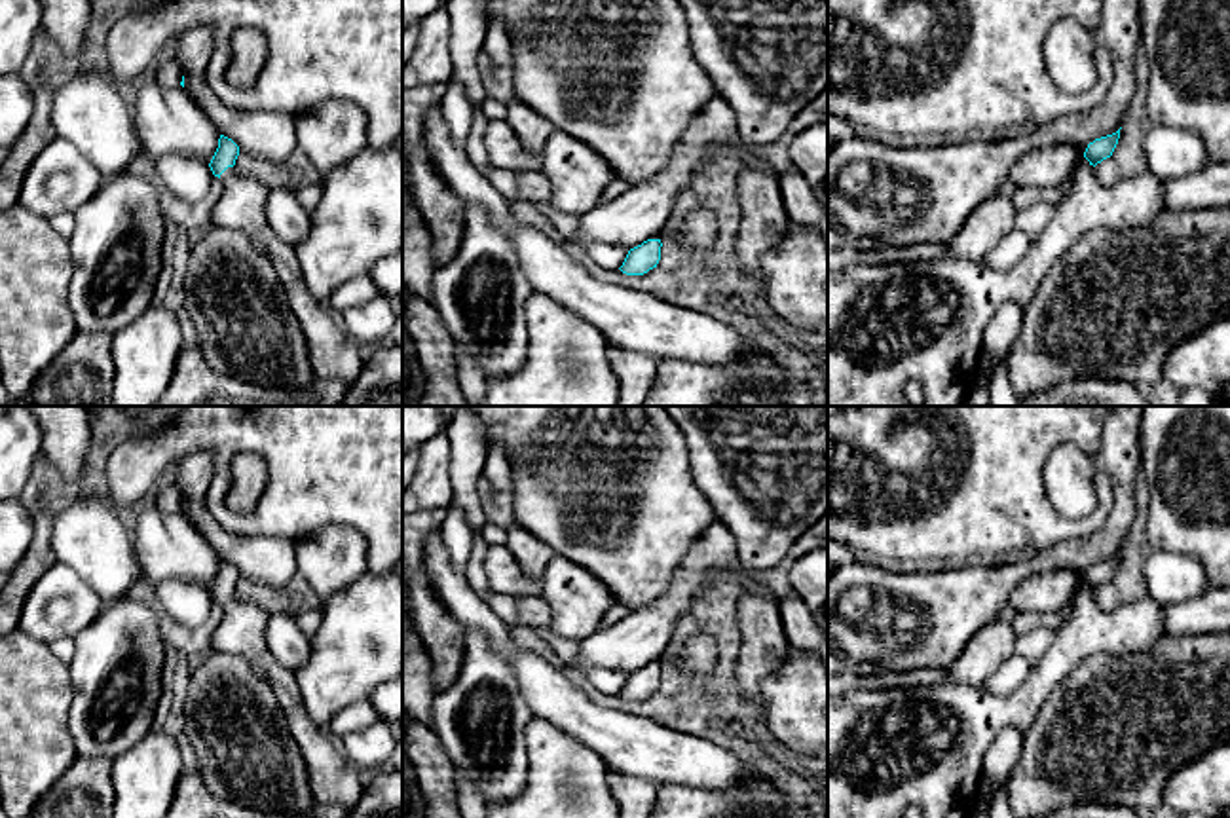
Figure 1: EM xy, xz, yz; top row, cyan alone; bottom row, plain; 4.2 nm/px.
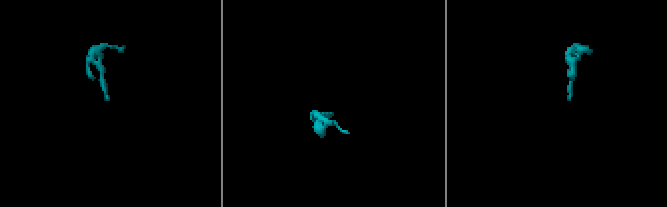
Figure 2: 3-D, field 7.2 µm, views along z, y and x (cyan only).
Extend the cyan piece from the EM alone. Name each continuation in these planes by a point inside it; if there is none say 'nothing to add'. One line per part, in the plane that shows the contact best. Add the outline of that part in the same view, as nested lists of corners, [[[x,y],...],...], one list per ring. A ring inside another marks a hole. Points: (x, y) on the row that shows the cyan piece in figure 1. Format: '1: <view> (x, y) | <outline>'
1: xy (333, 355) | [[[235,165],[228,167],[220,178],[224,190],[211,213],[211,222],[245,233],[271,260],[285,300],[308,342],[313,376],[351,383],[363,368],[366,351],[347,336],[340,315],[309,292],[296,247],[279,239],[270,228],[266,201],[271,188],[258,178],[241,177]]]

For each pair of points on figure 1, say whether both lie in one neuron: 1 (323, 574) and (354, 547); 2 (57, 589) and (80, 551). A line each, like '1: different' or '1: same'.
1: same
2: different

